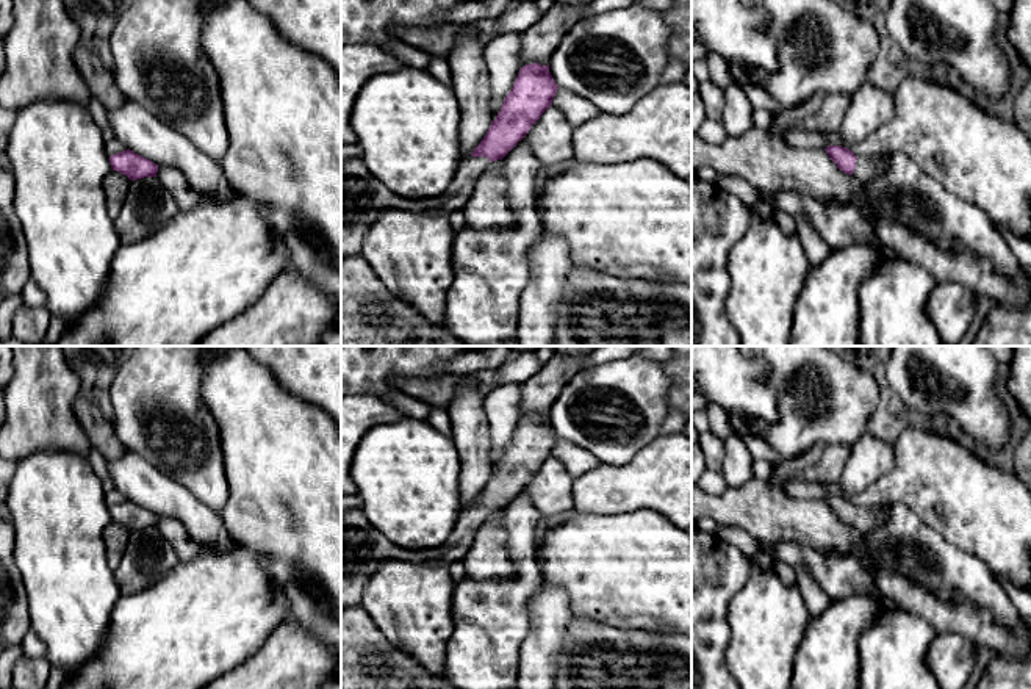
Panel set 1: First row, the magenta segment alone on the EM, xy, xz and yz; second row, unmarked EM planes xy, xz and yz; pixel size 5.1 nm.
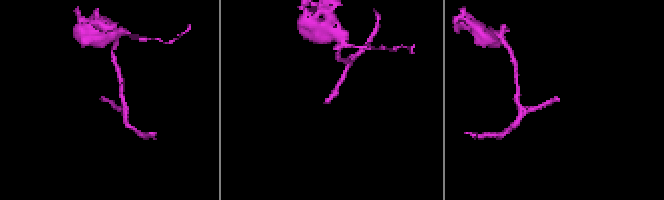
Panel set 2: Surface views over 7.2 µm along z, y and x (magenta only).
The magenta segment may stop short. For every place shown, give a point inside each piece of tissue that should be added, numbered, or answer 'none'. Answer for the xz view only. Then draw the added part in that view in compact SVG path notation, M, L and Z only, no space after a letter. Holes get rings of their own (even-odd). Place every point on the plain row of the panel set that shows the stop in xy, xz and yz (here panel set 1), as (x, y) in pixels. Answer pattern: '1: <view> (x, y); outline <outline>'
1: xz (363, 548); outline M471 507L462 512L451 536L438 547L424 551L407 550L390 542L377 528L374 528L363 510L341 512L341 609L361 603L363 590L380 564L396 559L430 567L449 567L463 561L469 551L476 532L483 525L490 510L487 507Z

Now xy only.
none

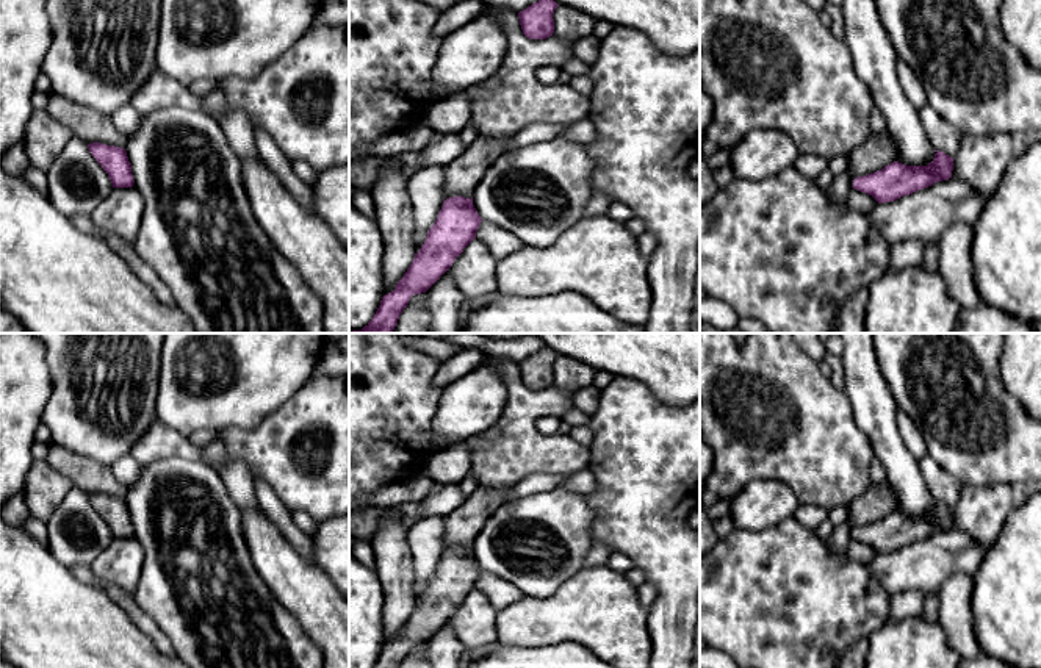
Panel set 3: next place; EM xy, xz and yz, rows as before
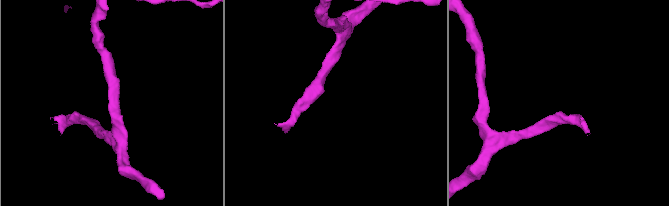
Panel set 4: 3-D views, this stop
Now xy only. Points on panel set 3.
none

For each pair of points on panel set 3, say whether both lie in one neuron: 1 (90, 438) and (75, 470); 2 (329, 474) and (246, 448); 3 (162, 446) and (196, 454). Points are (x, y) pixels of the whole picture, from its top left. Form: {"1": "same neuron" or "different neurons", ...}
{"1": "different neurons", "2": "same neuron", "3": "same neuron"}

